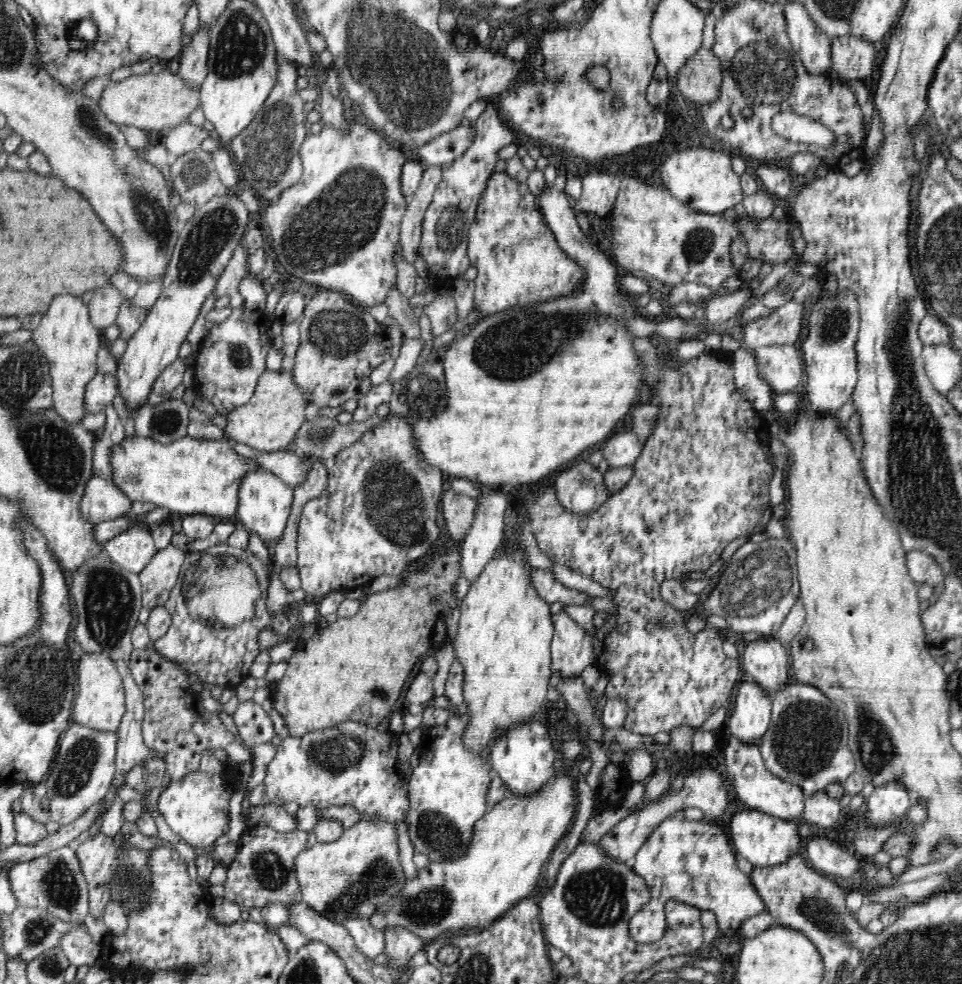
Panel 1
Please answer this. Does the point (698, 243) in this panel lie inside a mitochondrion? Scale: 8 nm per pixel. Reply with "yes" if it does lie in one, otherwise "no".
yes

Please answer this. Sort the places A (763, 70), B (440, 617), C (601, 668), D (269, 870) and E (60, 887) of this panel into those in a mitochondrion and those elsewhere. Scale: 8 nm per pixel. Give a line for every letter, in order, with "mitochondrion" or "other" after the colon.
A: mitochondrion
B: other
C: other
D: mitochondrion
E: mitochondrion

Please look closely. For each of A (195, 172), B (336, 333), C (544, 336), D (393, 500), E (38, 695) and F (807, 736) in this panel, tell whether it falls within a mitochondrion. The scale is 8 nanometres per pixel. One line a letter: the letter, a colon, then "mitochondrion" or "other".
A: mitochondrion
B: mitochondrion
C: mitochondrion
D: mitochondrion
E: mitochondrion
F: mitochondrion

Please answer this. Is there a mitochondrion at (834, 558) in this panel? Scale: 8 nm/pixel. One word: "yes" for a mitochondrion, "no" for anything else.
no

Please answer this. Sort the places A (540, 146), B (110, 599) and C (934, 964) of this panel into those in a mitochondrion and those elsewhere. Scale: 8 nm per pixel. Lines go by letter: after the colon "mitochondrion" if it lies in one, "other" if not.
A: other
B: mitochondrion
C: mitochondrion

